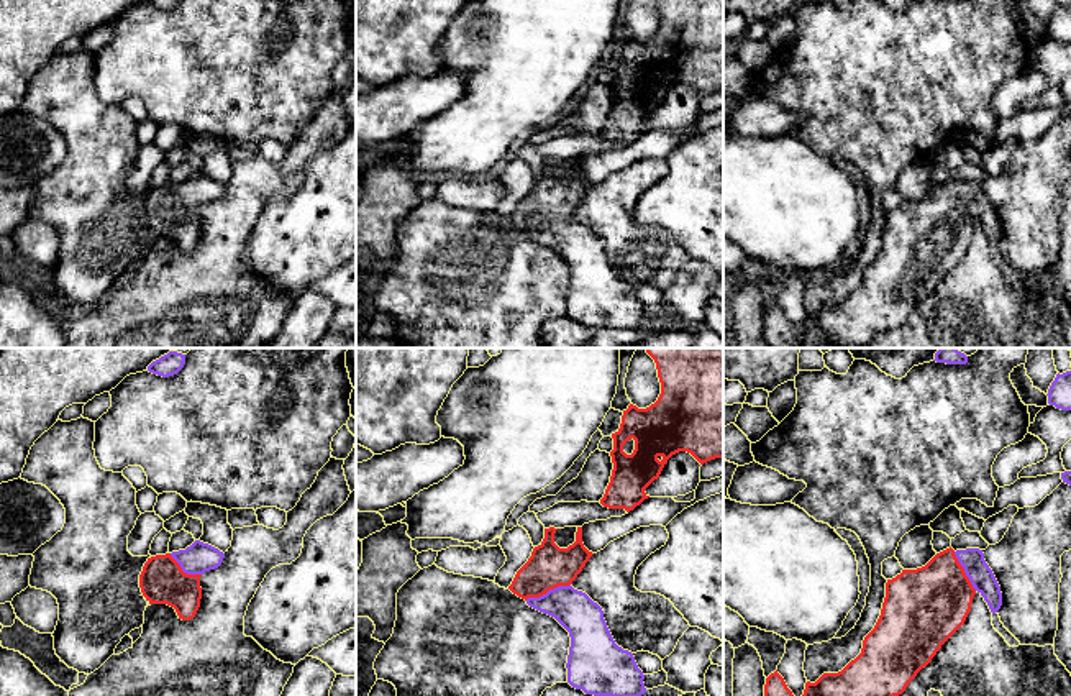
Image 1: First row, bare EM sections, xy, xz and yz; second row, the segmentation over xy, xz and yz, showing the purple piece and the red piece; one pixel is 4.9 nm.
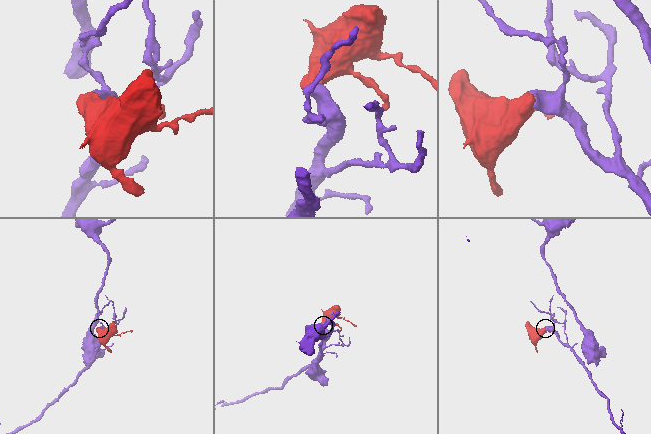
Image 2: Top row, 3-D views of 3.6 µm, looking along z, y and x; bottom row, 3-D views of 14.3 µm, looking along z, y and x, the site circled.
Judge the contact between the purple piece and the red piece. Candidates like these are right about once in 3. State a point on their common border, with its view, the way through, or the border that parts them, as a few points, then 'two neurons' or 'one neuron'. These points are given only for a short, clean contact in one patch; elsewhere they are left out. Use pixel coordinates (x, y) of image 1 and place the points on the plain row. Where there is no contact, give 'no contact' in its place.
contact xz (548, 224); way xz (583, 250), (548, 224), (548, 199); one neuron

